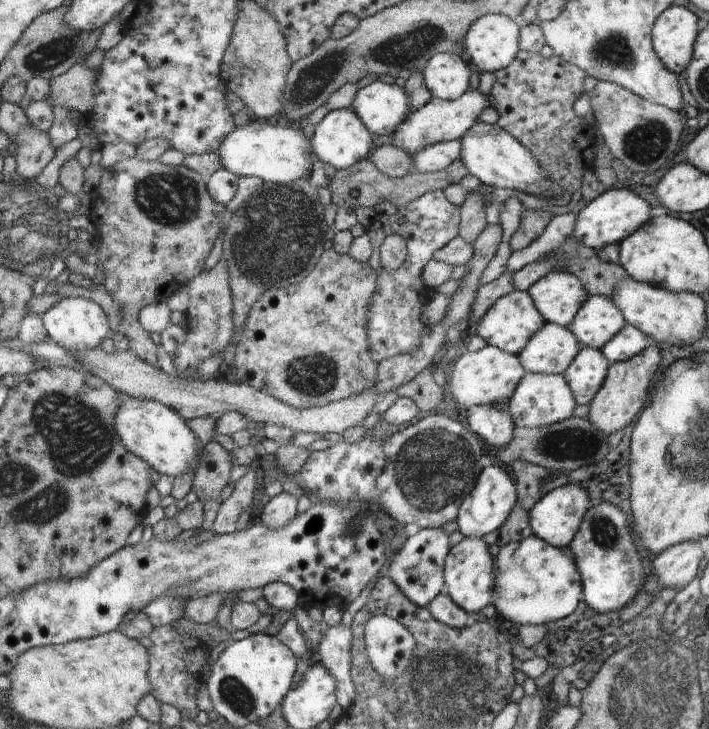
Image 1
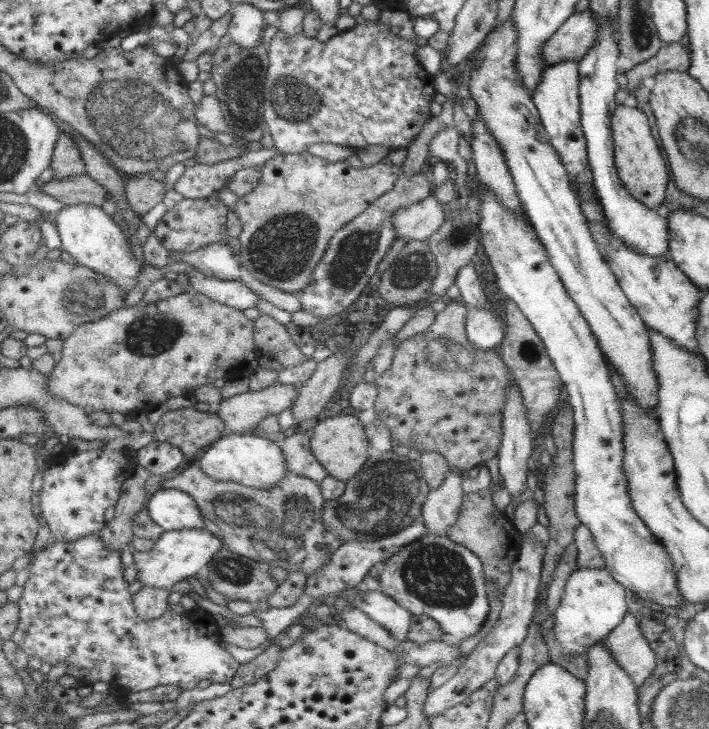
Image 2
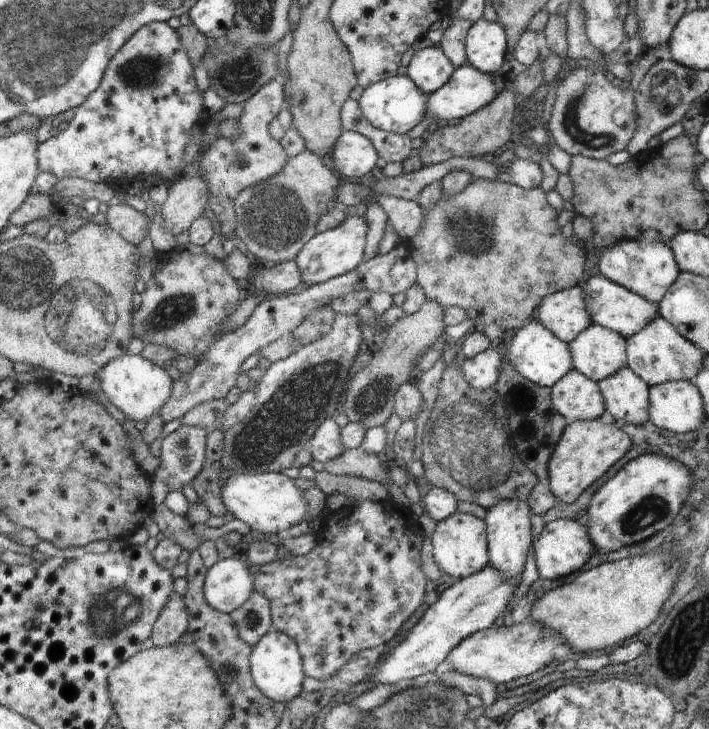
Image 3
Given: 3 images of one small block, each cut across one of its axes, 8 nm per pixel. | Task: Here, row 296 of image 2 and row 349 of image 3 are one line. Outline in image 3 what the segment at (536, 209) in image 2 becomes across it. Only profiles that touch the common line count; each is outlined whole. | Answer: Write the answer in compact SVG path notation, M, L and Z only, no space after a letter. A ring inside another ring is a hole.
M592 323L569 344L573 368L596 382L627 366L626 339Z

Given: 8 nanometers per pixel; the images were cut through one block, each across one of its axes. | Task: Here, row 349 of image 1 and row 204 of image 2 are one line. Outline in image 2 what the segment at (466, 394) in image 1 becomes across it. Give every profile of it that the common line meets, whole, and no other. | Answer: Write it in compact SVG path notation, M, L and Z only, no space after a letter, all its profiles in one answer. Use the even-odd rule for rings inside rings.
M476 178L476 182L471 188L463 189L463 192L460 192L462 201L467 199L467 193L471 195L478 192L477 197L480 199L479 203L479 214L481 215L481 220L478 224L478 232L481 234L481 243L484 245L484 249L486 255L490 259L491 263L491 277L494 278L494 282L496 282L496 286L499 288L500 296L506 296L511 302L514 302L518 309L524 314L524 317L530 322L530 324L534 327L536 334L542 339L544 343L546 353L550 359L552 359L552 364L554 364L555 369L558 371L560 379L562 383L565 385L564 389L564 399L570 407L572 407L573 412L573 423L574 423L574 438L572 440L572 452L573 452L573 463L574 463L574 472L576 473L576 482L575 482L575 500L574 500L574 509L576 509L576 515L578 515L578 519L580 519L581 525L586 526L588 530L591 531L592 536L594 537L594 542L600 551L602 551L602 557L604 557L605 568L610 571L610 575L620 583L624 588L631 590L636 593L639 597L642 597L644 600L648 600L650 602L654 602L655 604L662 605L663 608L681 608L683 604L684 598L682 594L680 594L680 590L678 590L678 582L676 582L676 572L674 571L674 562L672 562L672 558L668 556L666 550L658 544L658 540L655 538L654 534L650 533L650 530L645 526L645 522L642 522L642 519L636 512L634 512L634 506L632 506L632 500L630 500L630 496L628 494L628 488L626 488L626 474L622 472L622 455L624 455L624 448L622 448L622 435L624 435L624 430L622 430L622 406L620 406L620 402L618 400L618 395L614 393L613 383L610 381L610 370L608 370L607 360L602 354L602 351L599 349L598 341L596 337L592 334L590 330L590 326L588 326L588 322L582 317L580 310L576 307L576 304L569 298L569 294L566 292L566 289L562 285L558 274L556 274L556 270L554 270L553 266L550 265L548 261L548 256L545 250L545 247L540 242L540 239L536 237L534 233L534 228L531 226L530 222L526 222L526 220L518 220L510 210L506 210L502 204L498 204L498 198L486 188L486 186L482 186L480 182L478 182L478 178Z

